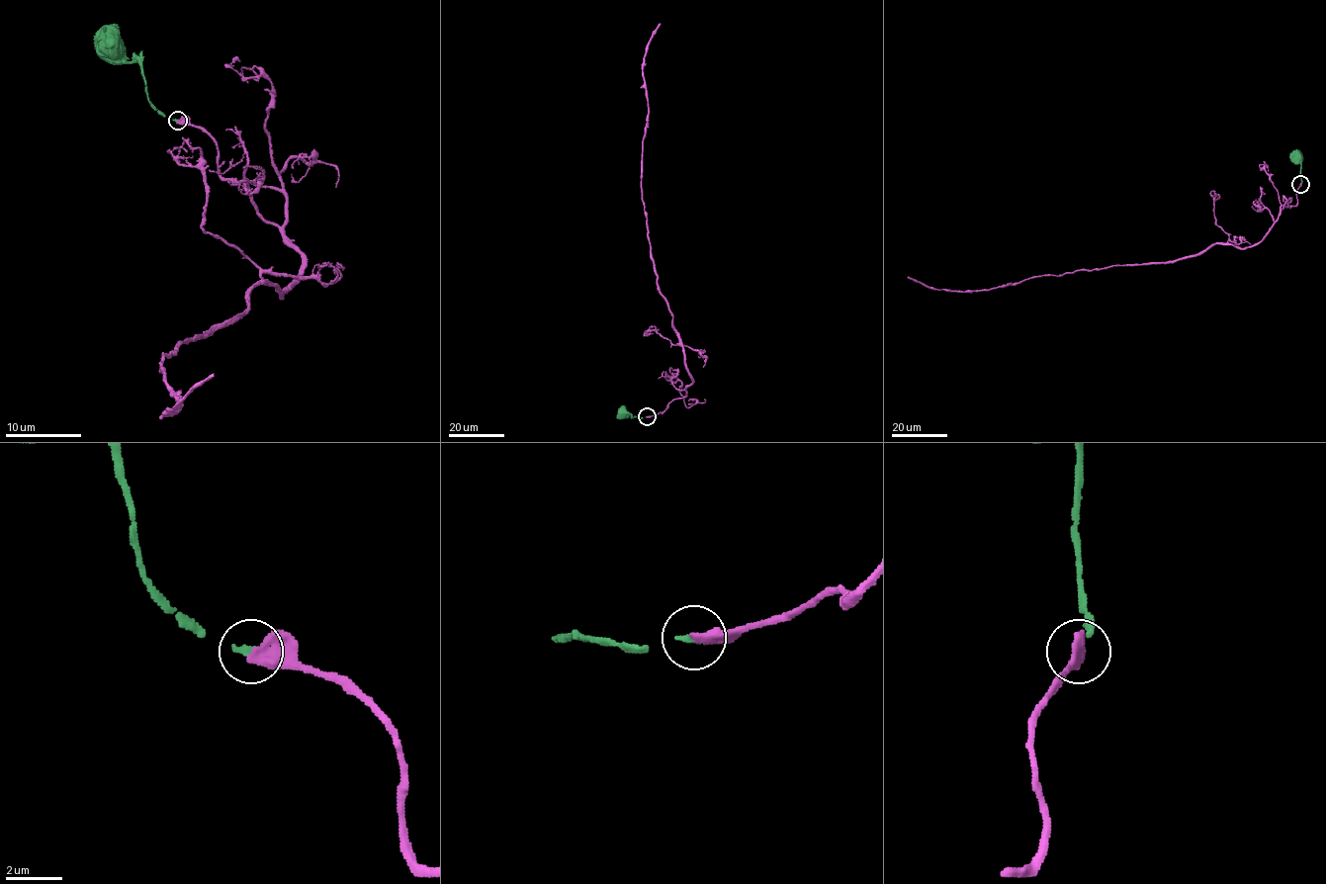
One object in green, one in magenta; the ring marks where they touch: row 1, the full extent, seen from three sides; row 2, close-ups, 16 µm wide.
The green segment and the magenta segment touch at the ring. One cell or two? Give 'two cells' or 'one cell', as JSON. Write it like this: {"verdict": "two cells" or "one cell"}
{"verdict": "one cell"}

